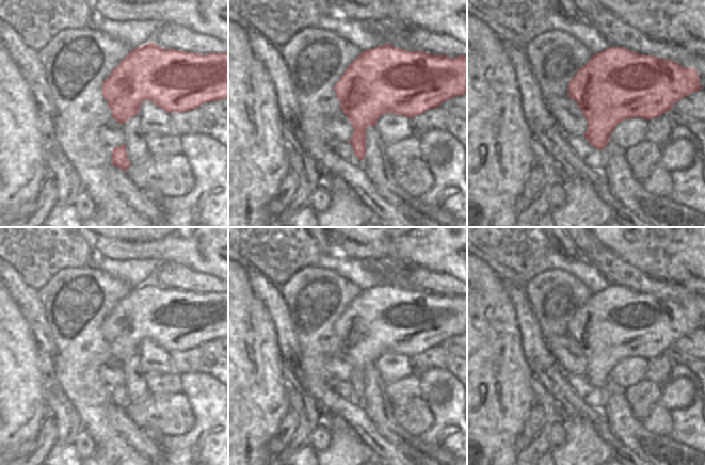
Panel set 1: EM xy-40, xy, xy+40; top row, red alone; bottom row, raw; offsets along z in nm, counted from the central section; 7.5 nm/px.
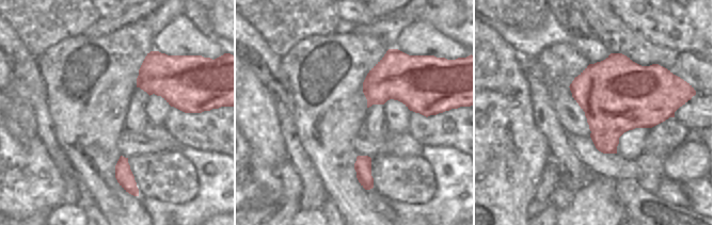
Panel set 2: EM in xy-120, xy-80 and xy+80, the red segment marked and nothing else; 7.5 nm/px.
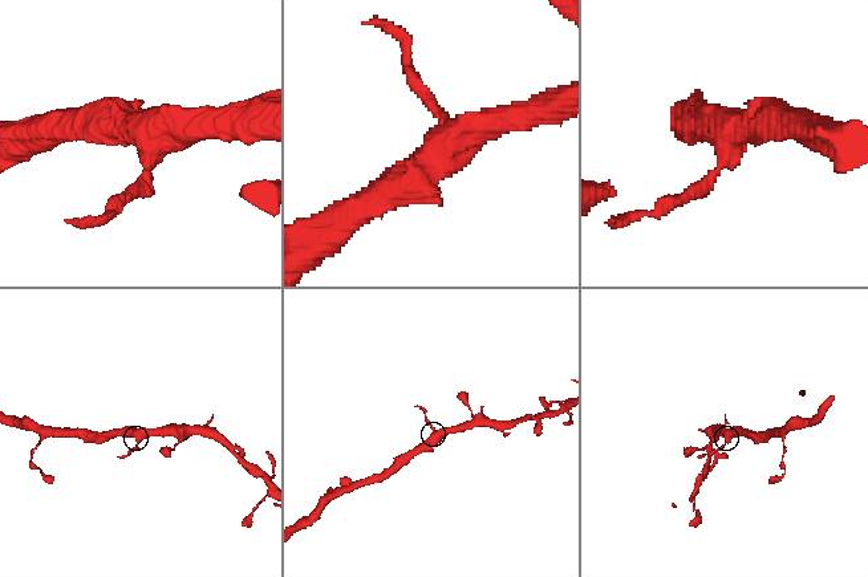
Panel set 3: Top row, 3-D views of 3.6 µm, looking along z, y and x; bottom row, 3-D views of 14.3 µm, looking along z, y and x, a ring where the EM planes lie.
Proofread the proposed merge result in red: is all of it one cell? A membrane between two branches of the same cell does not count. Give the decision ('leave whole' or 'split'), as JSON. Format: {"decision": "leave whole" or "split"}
{"decision": "leave whole"}

